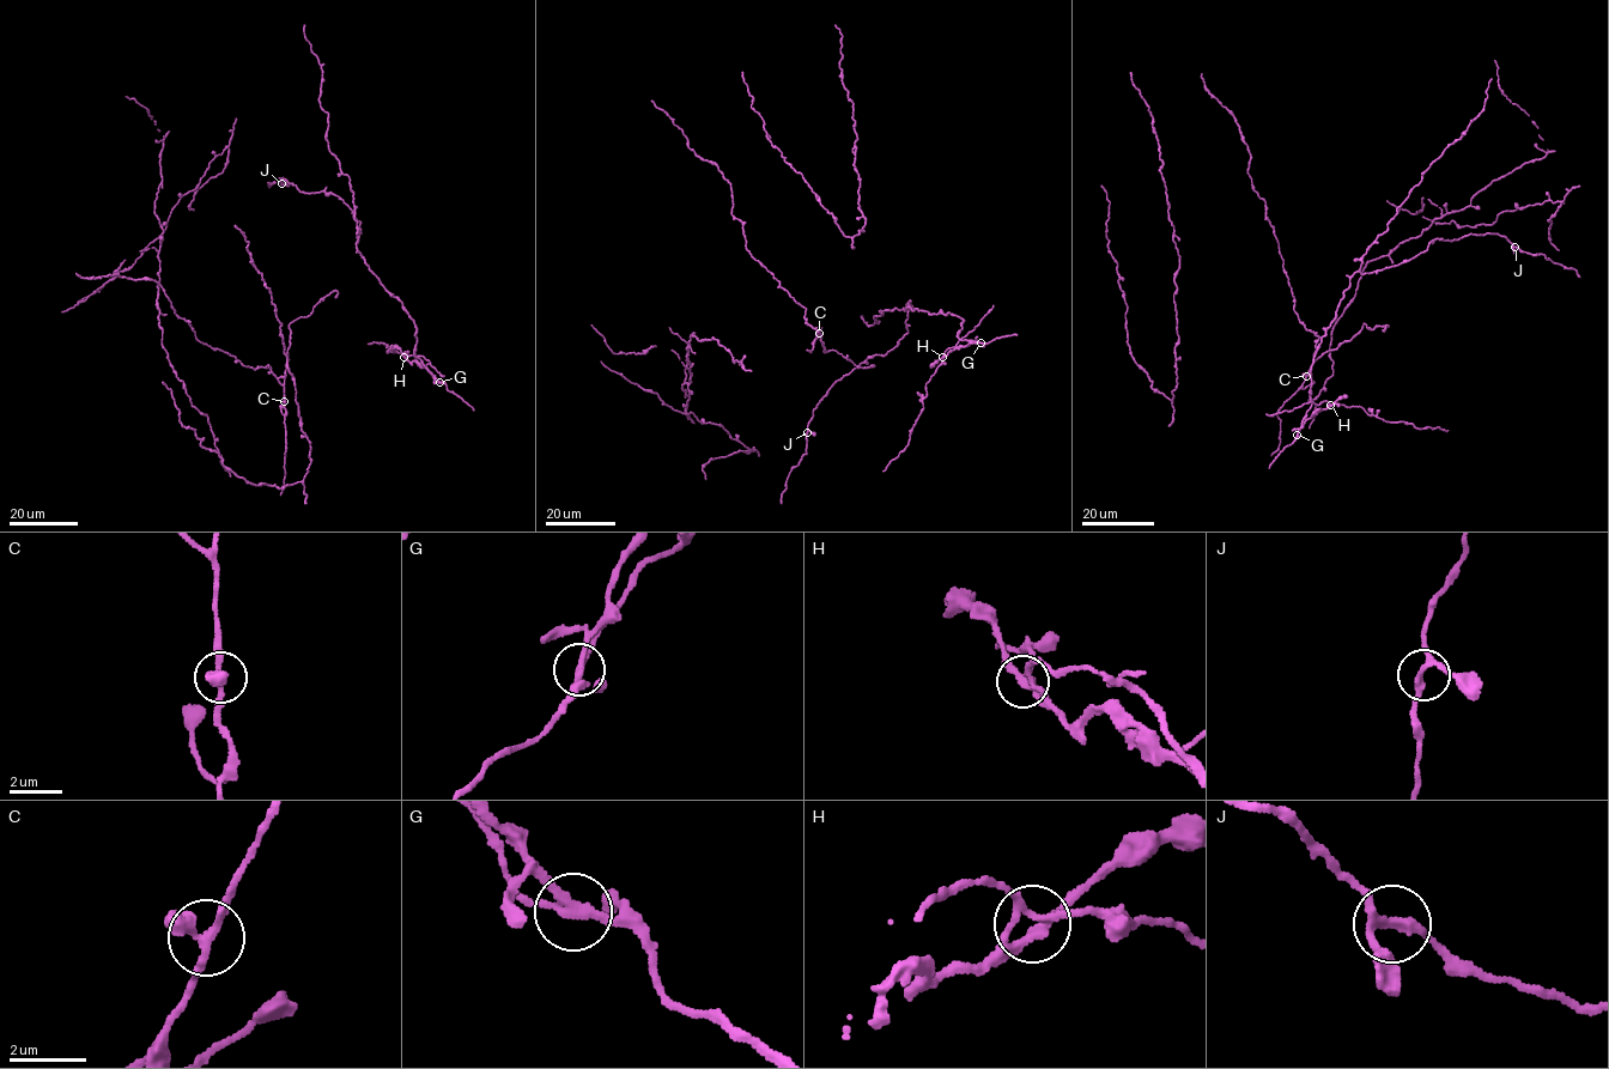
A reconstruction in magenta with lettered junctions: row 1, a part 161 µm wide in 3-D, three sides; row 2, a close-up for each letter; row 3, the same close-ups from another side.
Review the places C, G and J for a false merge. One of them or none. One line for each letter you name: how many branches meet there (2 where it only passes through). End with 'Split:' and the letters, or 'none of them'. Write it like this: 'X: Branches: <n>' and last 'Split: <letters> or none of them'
G: Branches: 3
Split: G

